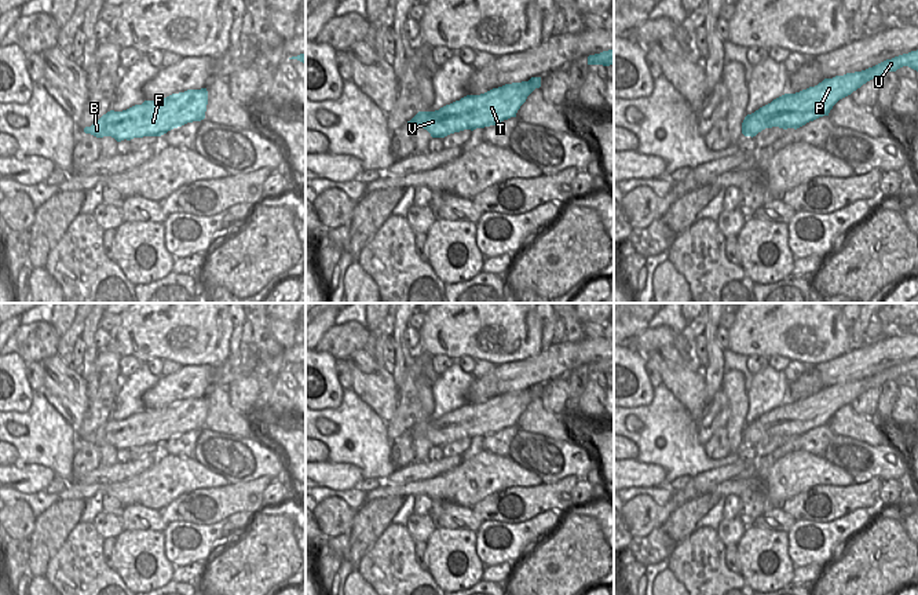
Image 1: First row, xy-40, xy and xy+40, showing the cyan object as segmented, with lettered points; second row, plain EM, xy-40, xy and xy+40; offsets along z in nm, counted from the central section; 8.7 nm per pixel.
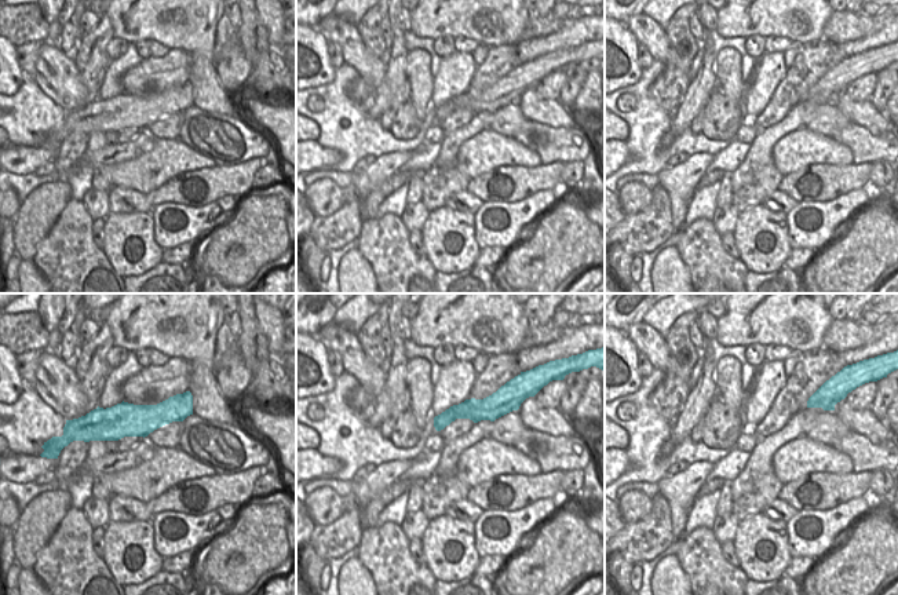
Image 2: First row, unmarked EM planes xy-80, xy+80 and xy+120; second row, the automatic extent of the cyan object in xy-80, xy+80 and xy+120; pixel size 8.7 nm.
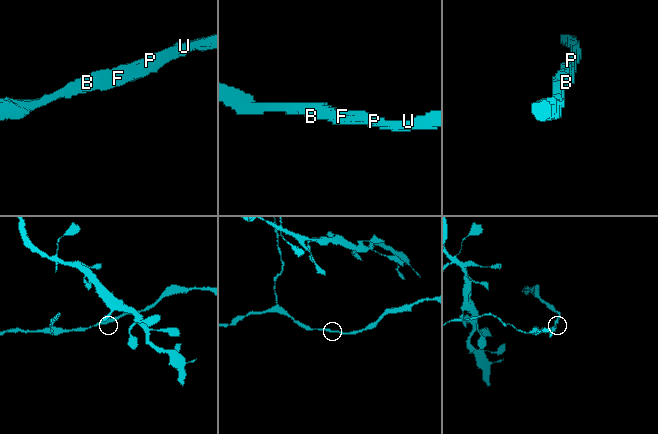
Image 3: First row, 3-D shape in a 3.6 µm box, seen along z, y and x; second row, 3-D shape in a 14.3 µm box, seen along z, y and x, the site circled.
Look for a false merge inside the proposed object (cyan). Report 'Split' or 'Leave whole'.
Leave whole.

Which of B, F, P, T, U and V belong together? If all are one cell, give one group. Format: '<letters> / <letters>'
B F P T U V

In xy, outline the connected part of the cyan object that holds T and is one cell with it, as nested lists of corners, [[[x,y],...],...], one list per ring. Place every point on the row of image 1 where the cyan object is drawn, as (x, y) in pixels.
[[[541,77],[505,84],[480,95],[467,95],[435,112],[418,112],[407,123],[413,132],[417,128],[424,128],[432,138],[445,138],[464,129],[473,131],[495,125],[516,117],[527,96],[540,87]]]

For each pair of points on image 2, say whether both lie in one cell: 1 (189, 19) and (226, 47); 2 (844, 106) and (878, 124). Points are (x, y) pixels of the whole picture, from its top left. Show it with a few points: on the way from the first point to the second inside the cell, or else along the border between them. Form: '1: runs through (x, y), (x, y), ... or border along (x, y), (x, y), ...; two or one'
1: border along (223, 14), (215, 29), (214, 64); two
2: runs through (853, 110), (869, 117); one

